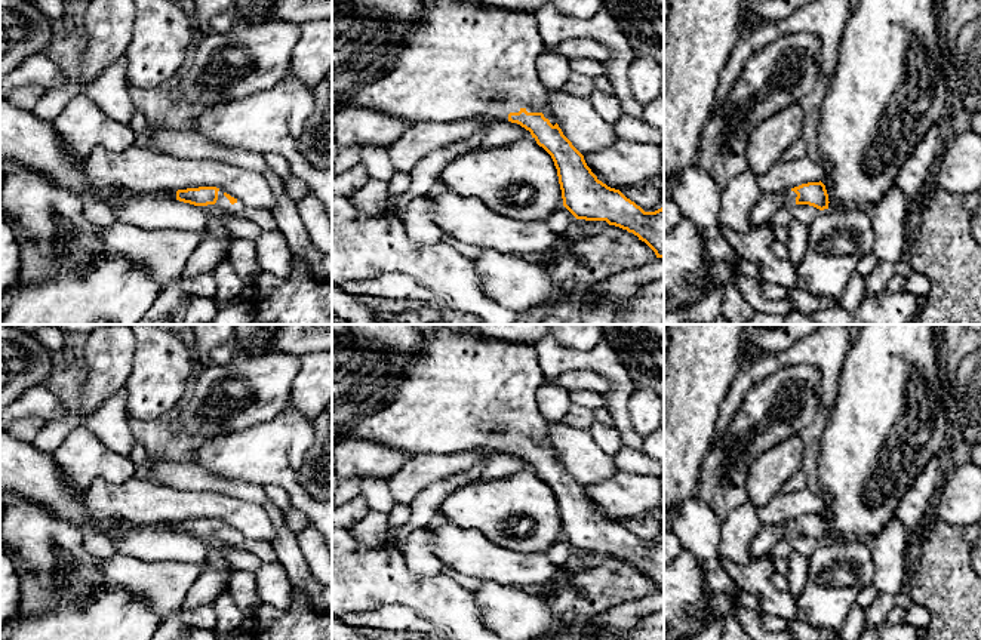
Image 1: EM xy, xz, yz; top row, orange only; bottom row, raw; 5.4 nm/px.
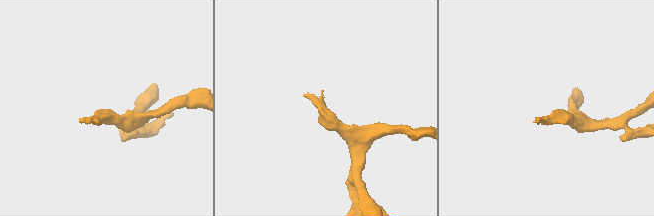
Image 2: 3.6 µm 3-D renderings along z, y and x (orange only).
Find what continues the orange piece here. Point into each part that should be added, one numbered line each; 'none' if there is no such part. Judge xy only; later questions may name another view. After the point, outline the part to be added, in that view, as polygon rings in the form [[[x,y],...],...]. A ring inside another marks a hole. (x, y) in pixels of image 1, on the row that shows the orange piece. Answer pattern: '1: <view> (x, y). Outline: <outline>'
1: xy (223, 202). Outline: [[[218,191],[218,200],[215,203],[222,212],[230,215],[242,215],[245,212],[245,204],[237,200],[234,204],[224,196],[224,191]]]

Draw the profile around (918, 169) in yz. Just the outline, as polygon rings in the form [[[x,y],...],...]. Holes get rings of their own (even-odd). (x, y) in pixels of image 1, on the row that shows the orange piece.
[[[934,124],[928,129],[926,135],[914,147],[897,173],[895,185],[907,201],[922,200],[922,190],[932,181],[941,150],[942,142],[938,126]]]

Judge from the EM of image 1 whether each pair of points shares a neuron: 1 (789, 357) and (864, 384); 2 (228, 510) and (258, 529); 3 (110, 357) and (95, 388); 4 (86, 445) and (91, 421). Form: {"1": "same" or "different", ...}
{"1": "different", "2": "same", "3": "same", "4": "different"}

